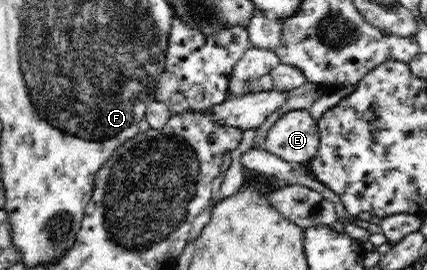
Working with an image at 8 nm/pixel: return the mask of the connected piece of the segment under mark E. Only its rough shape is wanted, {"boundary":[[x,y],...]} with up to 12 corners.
{"boundary":[[309,109],[282,114],[264,150],[308,164],[318,152],[318,121]]}

